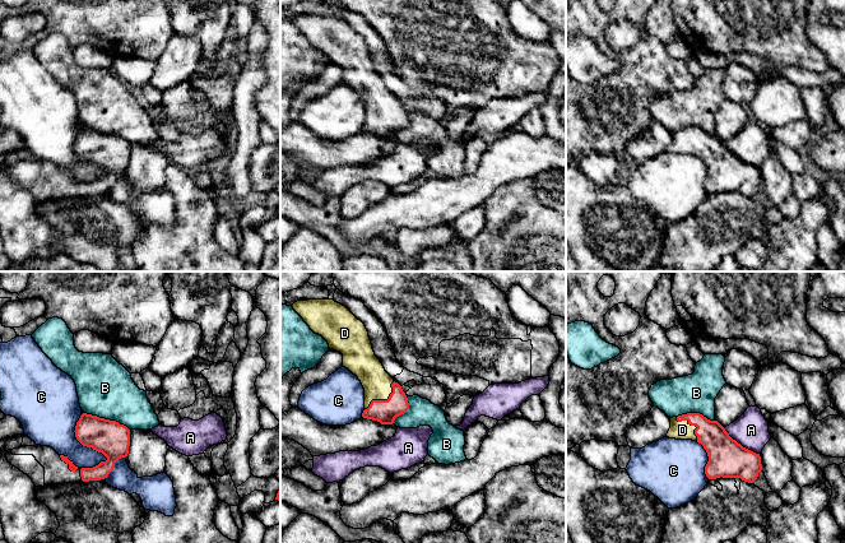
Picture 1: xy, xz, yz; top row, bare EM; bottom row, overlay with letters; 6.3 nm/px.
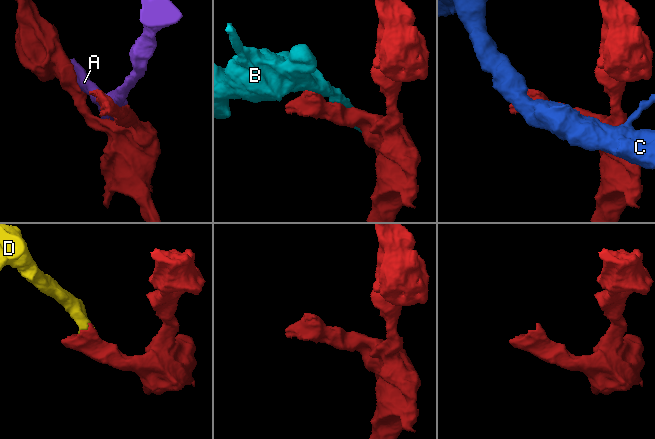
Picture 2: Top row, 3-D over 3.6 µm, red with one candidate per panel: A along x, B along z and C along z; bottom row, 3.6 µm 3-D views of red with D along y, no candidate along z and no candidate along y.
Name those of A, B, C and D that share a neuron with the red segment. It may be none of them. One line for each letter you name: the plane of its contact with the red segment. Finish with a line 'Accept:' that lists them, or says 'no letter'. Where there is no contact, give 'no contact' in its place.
D: xz
Accept: D

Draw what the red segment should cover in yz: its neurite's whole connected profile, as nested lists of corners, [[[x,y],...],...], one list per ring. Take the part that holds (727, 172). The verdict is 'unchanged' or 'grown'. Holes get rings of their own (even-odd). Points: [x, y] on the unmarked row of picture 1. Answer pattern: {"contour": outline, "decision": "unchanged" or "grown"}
{"contour": [[[700,127],[670,133],[667,152],[701,158],[709,171],[705,181],[709,194],[740,192],[753,198],[762,185],[760,168],[743,162],[729,150],[718,135],[710,135]]], "decision": "grown"}

